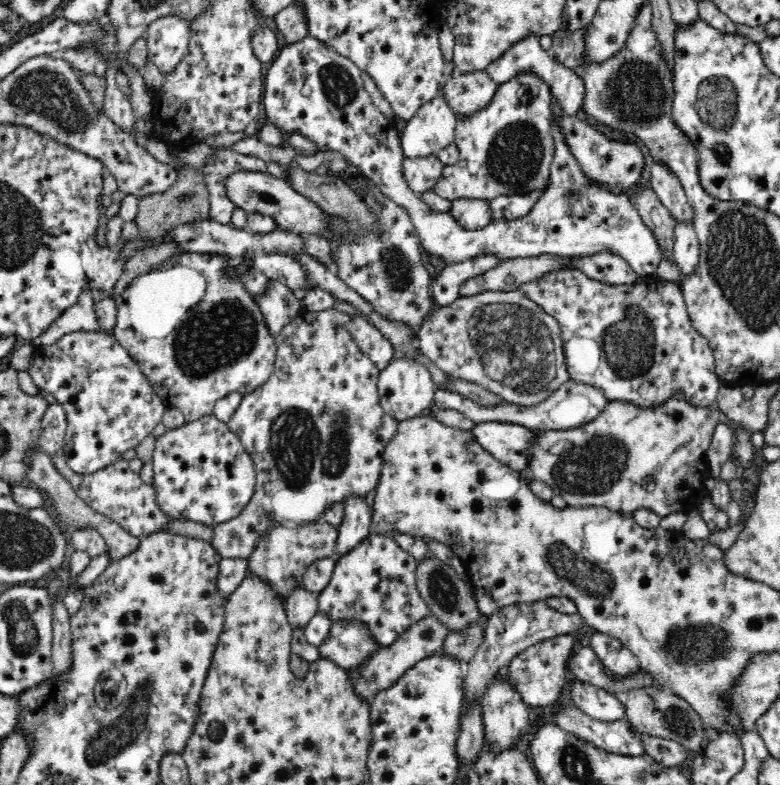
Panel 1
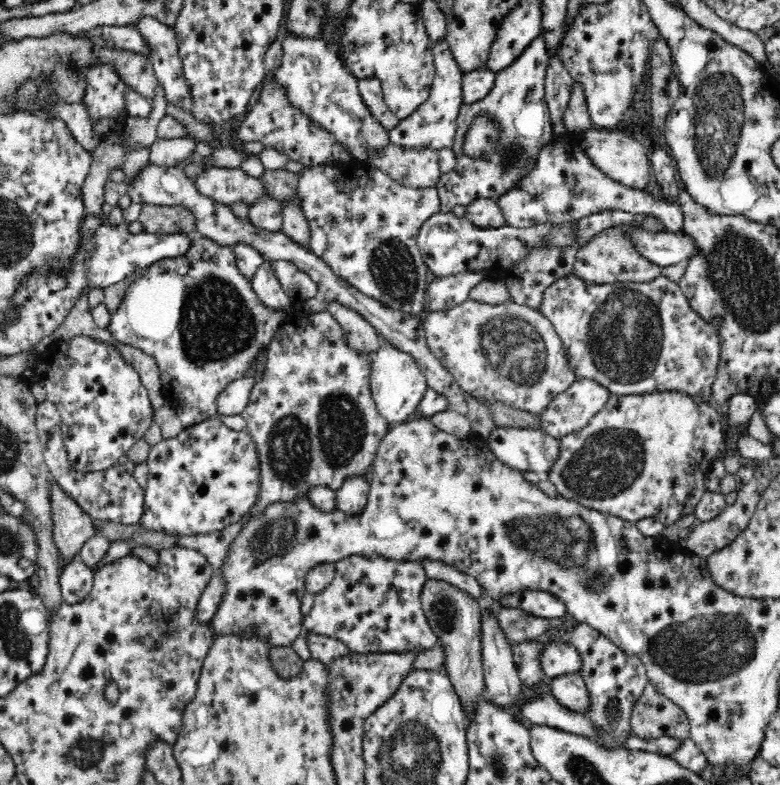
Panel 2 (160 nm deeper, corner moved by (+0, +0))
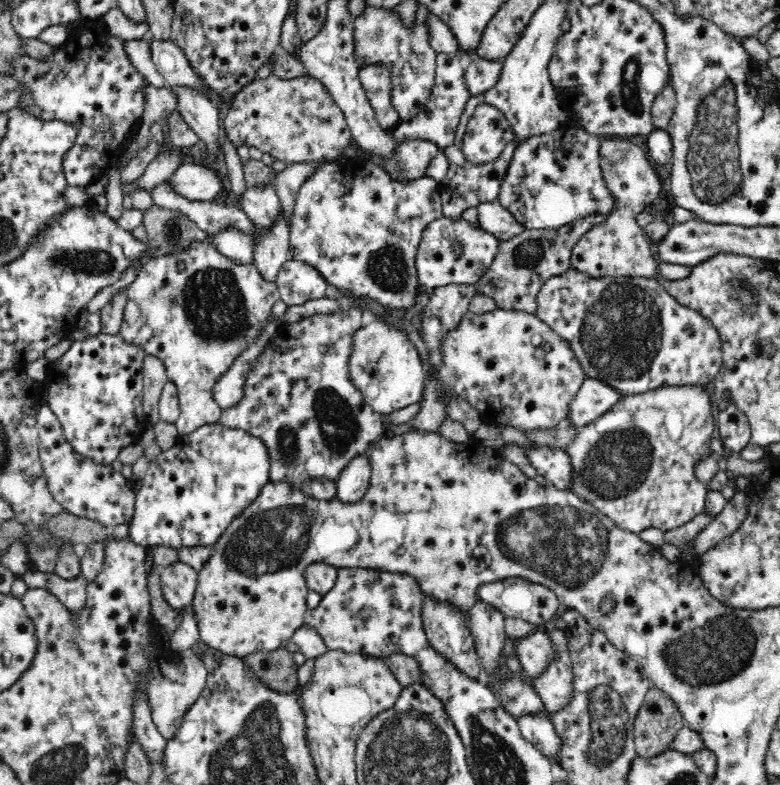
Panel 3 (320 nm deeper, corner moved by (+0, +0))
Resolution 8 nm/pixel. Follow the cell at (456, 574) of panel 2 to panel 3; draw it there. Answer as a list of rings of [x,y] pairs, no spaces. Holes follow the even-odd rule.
[[[524,578],[478,585],[475,588],[474,600],[497,608],[506,617],[522,618],[534,625],[551,621],[558,614],[558,608],[560,608],[560,601],[554,592],[541,584],[530,582]]]

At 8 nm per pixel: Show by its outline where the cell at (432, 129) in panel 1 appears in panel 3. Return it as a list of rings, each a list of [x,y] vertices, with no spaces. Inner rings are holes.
[[[437,53],[435,56],[435,77],[430,98],[420,112],[410,120],[402,121],[388,131],[396,143],[406,140],[429,140],[440,149],[448,148],[455,139],[455,130],[461,114],[471,97],[465,84],[466,61],[456,53]]]

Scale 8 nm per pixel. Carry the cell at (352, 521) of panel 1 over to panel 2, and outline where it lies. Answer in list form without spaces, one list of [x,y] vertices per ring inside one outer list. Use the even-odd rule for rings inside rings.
[[[354,476],[346,478],[342,488],[336,490],[337,509],[346,516],[358,516],[366,506],[369,493],[369,478]]]

